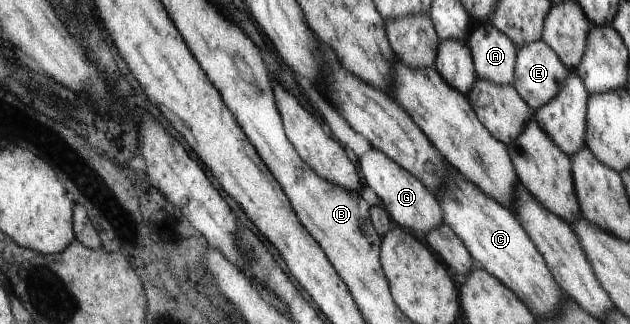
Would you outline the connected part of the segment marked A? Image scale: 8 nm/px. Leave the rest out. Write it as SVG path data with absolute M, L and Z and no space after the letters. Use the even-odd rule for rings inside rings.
M491 23L474 24L468 42L480 79L499 85L512 84L516 73L518 46L509 35Z

